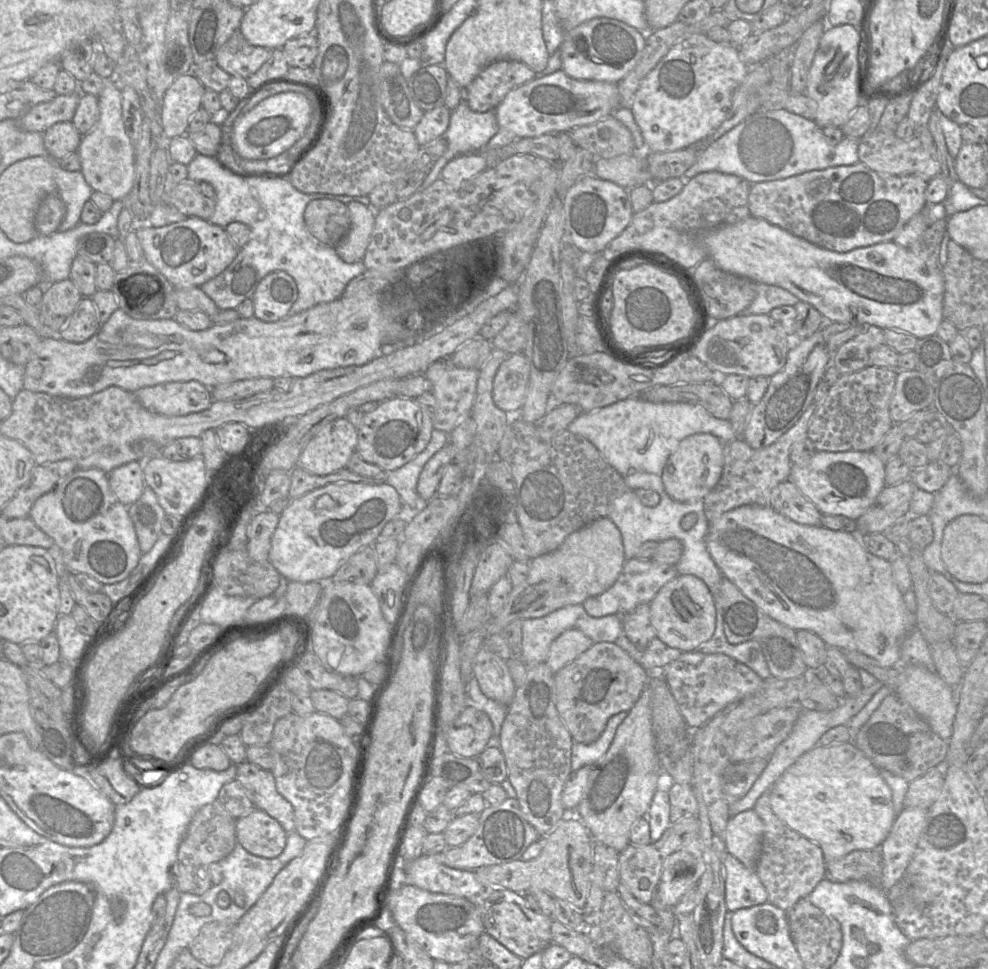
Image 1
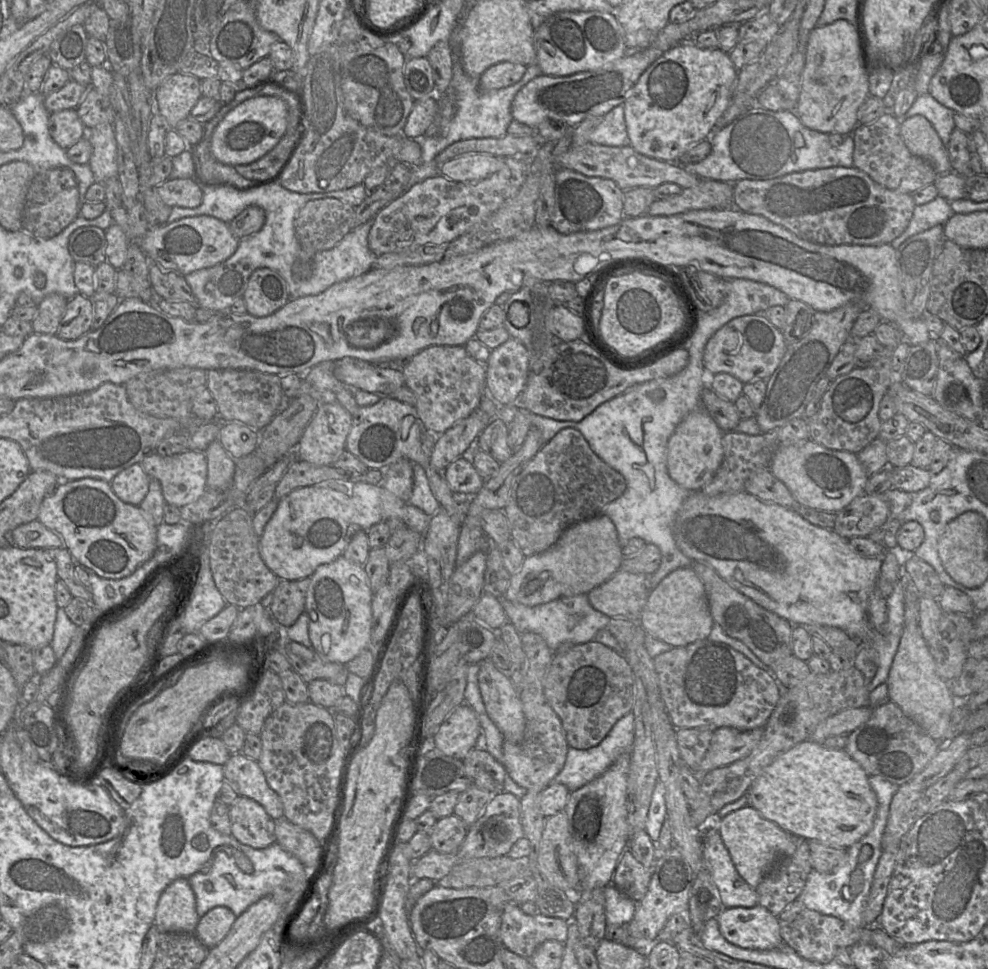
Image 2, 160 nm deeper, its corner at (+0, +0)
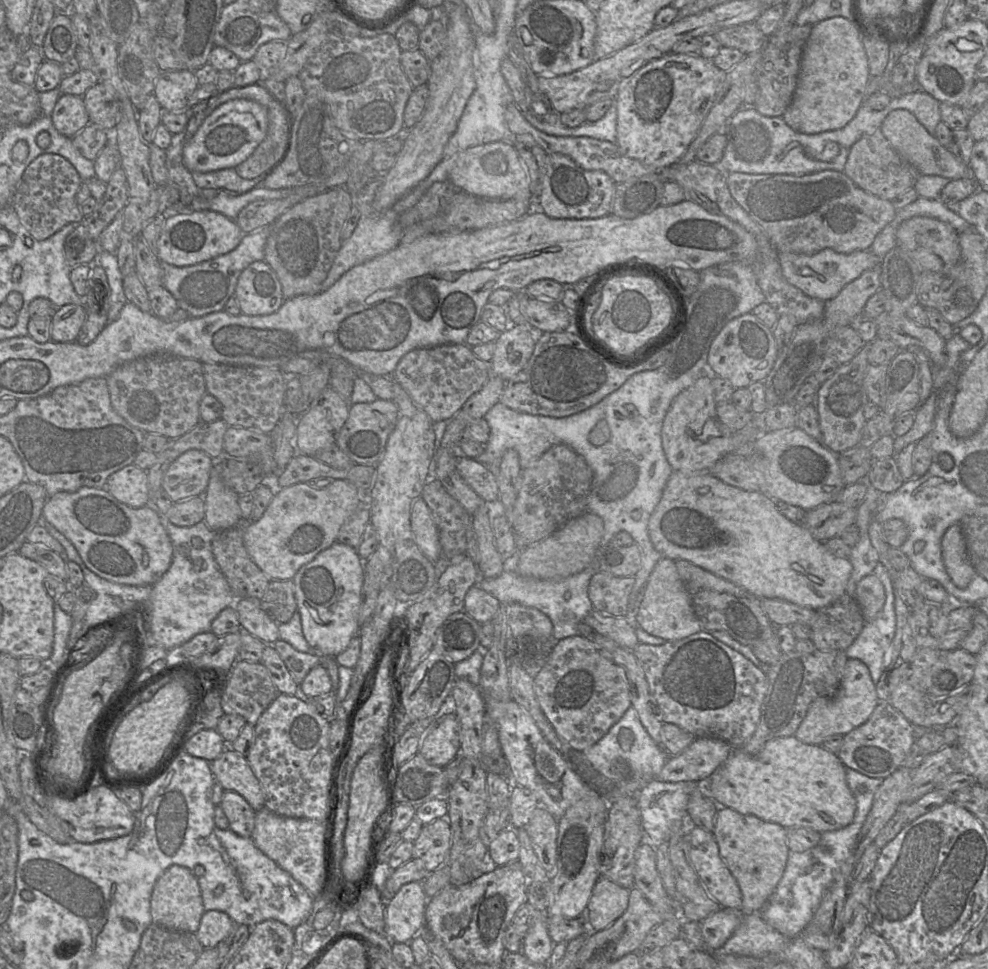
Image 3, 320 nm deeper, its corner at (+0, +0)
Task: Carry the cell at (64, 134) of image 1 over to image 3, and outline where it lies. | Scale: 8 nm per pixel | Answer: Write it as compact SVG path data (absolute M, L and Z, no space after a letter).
M61 94L52 112L52 122L60 134L73 138L90 123L83 97Z

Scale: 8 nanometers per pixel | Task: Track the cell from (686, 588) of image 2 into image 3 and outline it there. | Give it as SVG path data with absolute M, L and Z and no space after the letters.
M663 557L654 567L636 616L639 628L648 634L663 638L666 641L683 639L704 630L687 591L676 568L676 560Z

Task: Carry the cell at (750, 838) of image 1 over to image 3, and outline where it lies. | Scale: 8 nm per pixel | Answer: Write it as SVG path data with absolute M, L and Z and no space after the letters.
M719 807L713 830L719 852L742 893L744 913L758 912L765 906L786 868L789 847L787 828L753 814L742 814L730 807Z

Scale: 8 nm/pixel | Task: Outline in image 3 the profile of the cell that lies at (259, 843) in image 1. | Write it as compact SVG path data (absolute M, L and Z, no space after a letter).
M224 791L220 807L229 821L229 829L238 836L251 838L256 812L234 791Z

